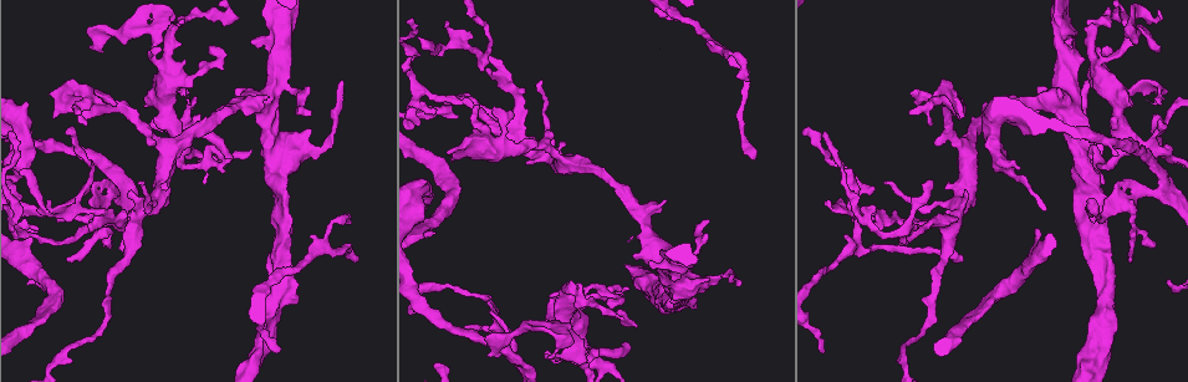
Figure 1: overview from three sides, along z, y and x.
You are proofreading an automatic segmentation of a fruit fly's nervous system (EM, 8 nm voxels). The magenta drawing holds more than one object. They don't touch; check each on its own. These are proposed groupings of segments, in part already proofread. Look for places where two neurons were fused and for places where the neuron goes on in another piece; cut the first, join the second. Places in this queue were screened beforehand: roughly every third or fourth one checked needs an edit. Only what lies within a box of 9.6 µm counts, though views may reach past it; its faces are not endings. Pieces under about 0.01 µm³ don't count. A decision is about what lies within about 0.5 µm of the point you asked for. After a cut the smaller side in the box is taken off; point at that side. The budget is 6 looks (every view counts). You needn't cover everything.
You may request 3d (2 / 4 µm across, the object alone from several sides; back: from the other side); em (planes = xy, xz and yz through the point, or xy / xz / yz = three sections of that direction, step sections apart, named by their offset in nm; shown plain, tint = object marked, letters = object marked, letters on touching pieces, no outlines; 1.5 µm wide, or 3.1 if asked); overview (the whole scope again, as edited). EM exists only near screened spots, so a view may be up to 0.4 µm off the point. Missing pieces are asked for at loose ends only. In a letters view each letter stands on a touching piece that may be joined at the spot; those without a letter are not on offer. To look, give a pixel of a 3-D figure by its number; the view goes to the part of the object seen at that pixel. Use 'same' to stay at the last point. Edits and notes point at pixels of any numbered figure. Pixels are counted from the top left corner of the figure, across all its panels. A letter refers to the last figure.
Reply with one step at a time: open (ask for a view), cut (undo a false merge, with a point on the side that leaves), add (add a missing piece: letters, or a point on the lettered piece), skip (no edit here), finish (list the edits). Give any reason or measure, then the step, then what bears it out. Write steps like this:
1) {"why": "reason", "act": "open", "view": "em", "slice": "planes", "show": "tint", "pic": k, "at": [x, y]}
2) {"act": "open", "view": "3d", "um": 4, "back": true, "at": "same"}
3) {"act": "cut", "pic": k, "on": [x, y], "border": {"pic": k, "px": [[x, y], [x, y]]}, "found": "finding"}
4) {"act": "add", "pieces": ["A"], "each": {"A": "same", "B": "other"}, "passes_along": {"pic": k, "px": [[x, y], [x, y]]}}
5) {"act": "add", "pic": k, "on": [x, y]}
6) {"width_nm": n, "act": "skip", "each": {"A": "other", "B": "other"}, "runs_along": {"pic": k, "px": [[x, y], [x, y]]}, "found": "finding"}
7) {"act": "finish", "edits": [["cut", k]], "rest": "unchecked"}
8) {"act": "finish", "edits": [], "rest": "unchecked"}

{"why": "sudden change in width", "act": "open", "view": "3d", "um": 2, "pic": 1, "at": [673, 10]}

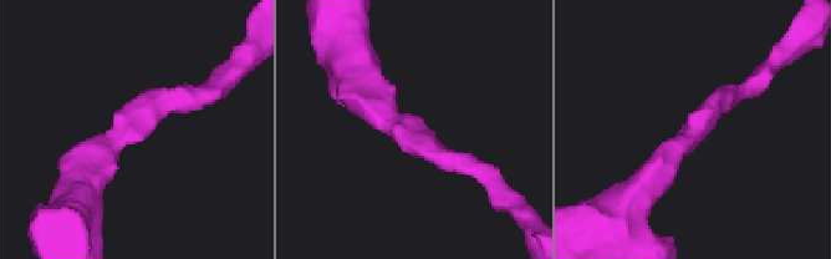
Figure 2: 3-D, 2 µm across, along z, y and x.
{"act": "open", "view": "em", "slice": "planes", "show": "letters", "pic": 2, "at": [698, 128]}

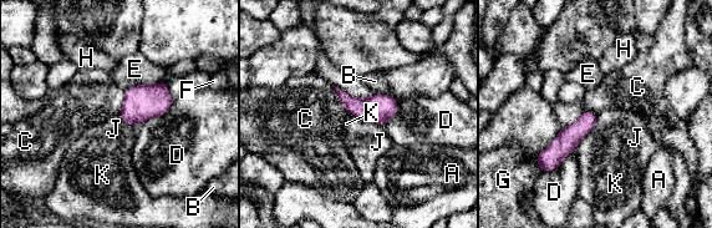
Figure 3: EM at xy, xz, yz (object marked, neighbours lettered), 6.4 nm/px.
{"act": "skip", "each": {"A": "other", "B": "other", "C": "other", "D": "other", "E": "other", "F": "other", "G": "other", "H": "other", "J": "other", "K": "other"}, "runs_along": {"pic": 3, "px": [[591, 115], [557, 151], [557, 163]]}, "found": "continuous, no second neuron"}

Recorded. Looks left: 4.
{"why": "narrows sharply", "act": "open", "view": "em", "slice": "yz", "step": 8, "show": "tint", "pic": 1, "at": [337, 221]}

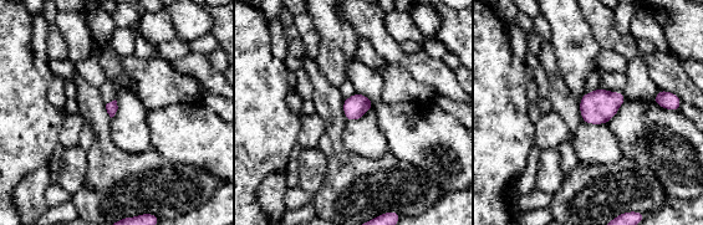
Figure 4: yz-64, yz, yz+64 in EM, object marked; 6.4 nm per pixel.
{"why": "another direction", "act": "open", "view": "em", "slice": "planes", "show": "tint", "at": "same"}

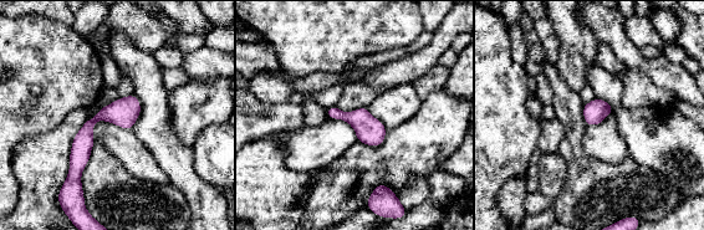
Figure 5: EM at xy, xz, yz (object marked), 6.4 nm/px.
{"why": "see the neighbours", "act": "open", "view": "em", "slice": "planes", "show": "letters", "at": "same"}

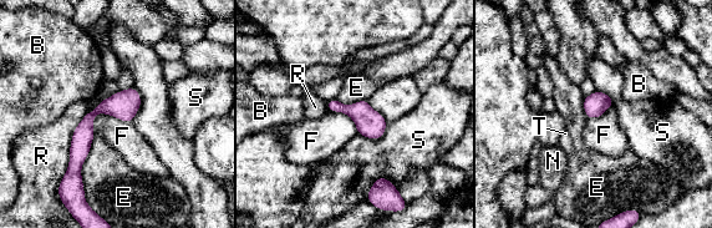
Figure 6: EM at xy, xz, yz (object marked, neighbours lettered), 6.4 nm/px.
{"width_nm": 160, "longest_contact_nm": ["R", 480], "act": "skip", "each": {"B": "other", "E": "other", "F": "other", "N": "other", "R": "other", "S": "other", "T": "other"}, "found": "all the same neuron"}

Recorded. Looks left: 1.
{"act": "open", "view": "em", "slice": "planes", "show": "letters", "pic": 1, "at": [489, 354]}

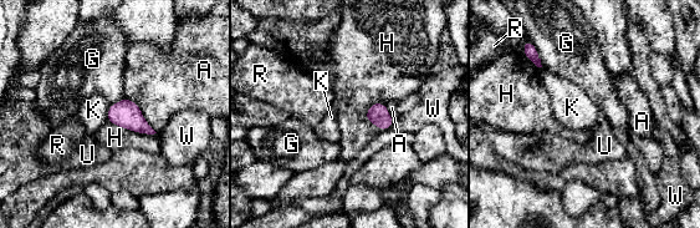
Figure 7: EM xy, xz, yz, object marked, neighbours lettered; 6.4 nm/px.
{"act": "skip", "each": {"A": "other", "G": "other", "H": "other", "K": "other", "R": "other", "U": "other", "W": "other"}, "border": {"pic": 7, "px": [[111, 105], [107, 112], [107, 121]]}, "found": "none of them fits"}

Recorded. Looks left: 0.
{"act": "finish", "edits": [], "rest": "unchecked"}

